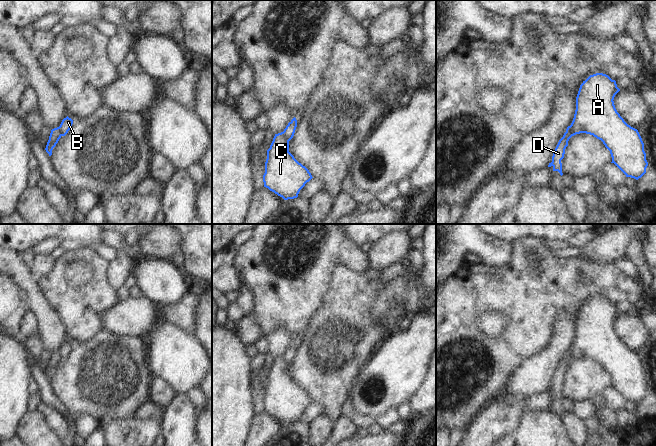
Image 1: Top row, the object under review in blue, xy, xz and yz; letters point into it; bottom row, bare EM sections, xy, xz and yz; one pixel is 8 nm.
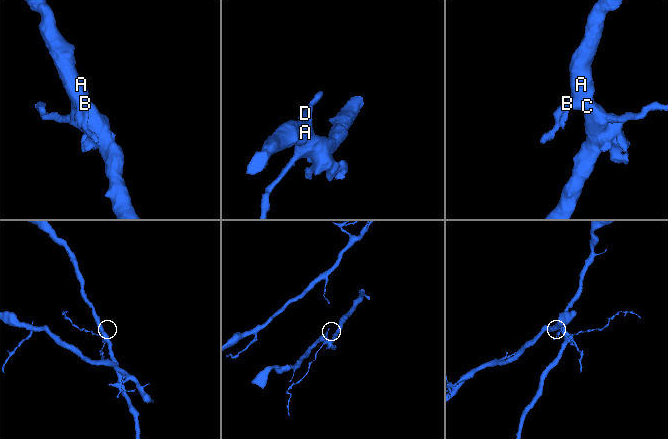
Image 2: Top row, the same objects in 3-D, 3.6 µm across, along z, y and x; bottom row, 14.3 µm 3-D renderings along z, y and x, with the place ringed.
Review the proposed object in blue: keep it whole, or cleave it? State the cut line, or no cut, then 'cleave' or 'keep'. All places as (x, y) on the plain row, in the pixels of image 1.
cut xy (58, 351), (61, 359); cleave

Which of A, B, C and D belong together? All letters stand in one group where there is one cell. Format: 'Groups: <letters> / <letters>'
Groups: A C D / B

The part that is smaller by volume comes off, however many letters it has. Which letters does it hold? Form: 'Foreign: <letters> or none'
Foreign: B

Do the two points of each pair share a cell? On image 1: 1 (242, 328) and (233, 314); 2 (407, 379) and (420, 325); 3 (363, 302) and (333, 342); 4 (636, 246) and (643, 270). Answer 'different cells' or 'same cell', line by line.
1: different cells
2: same cell
3: same cell
4: same cell

